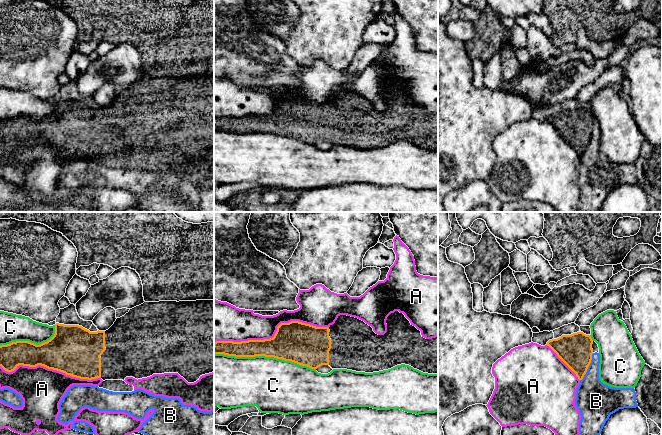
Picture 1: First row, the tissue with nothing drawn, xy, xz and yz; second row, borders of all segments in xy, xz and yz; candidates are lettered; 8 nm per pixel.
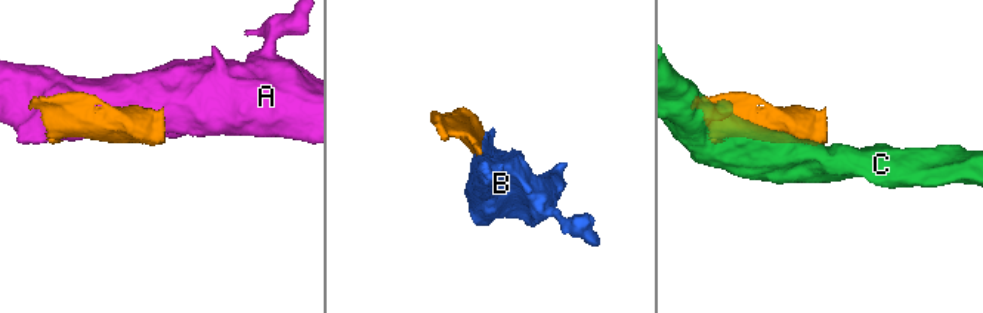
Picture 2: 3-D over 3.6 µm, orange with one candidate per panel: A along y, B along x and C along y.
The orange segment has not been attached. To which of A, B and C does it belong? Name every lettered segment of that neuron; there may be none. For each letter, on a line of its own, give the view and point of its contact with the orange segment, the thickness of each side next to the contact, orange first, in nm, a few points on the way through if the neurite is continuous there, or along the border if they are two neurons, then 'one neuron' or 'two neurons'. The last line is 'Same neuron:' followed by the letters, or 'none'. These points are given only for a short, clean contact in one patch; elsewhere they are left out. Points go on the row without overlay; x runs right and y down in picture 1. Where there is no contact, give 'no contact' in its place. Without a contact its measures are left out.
A: xz (274, 112) | 320/240 nm | two neurons
B: yz (588, 142) | 260/280 nm | two neurons
C: xz (265, 132) | 300/440 nm | two neurons
Same neuron: none

